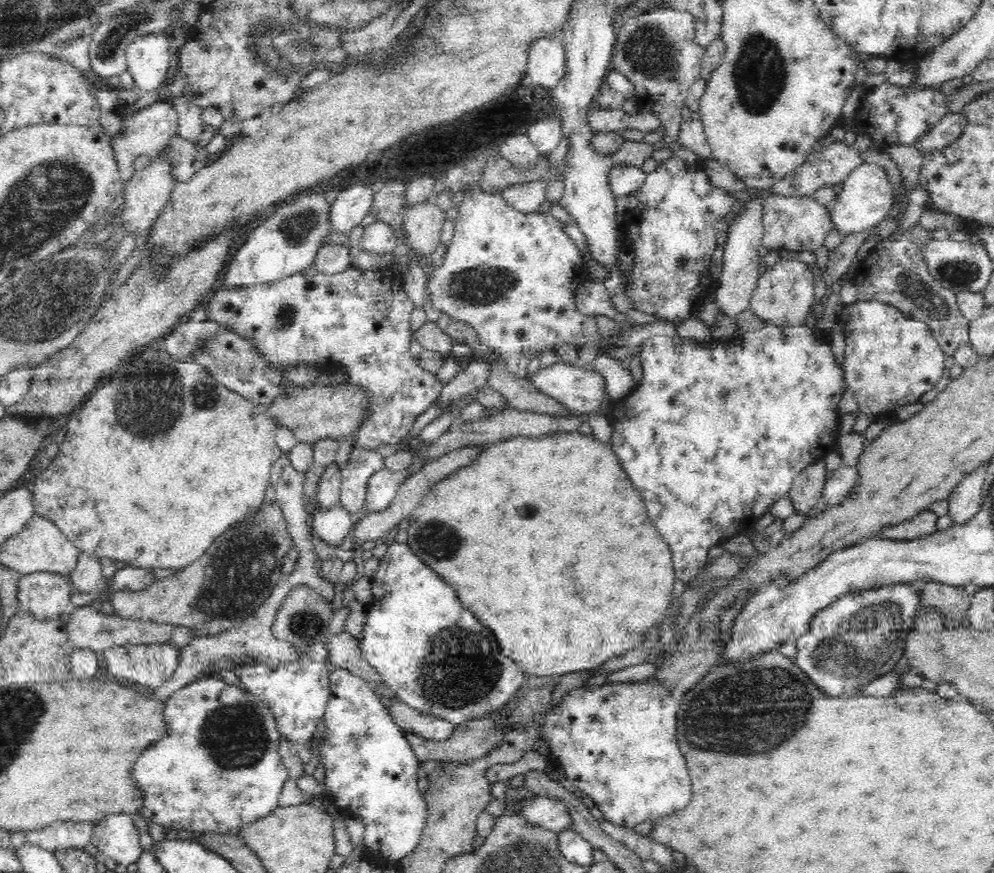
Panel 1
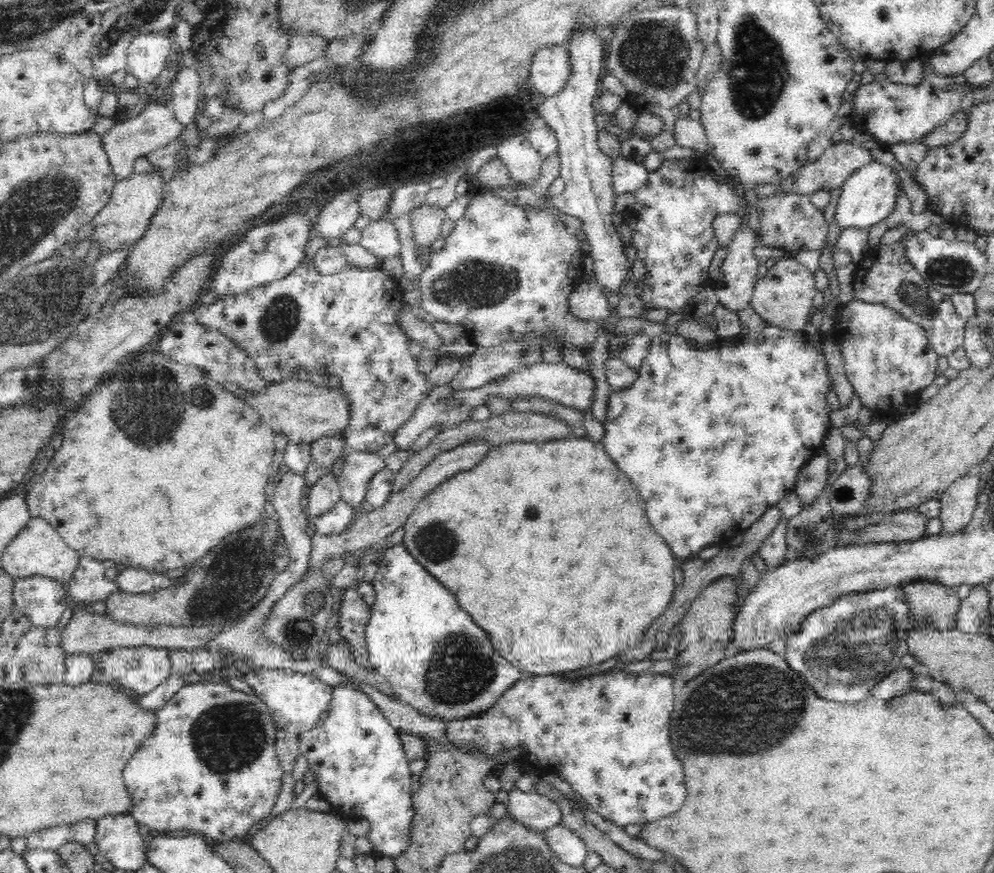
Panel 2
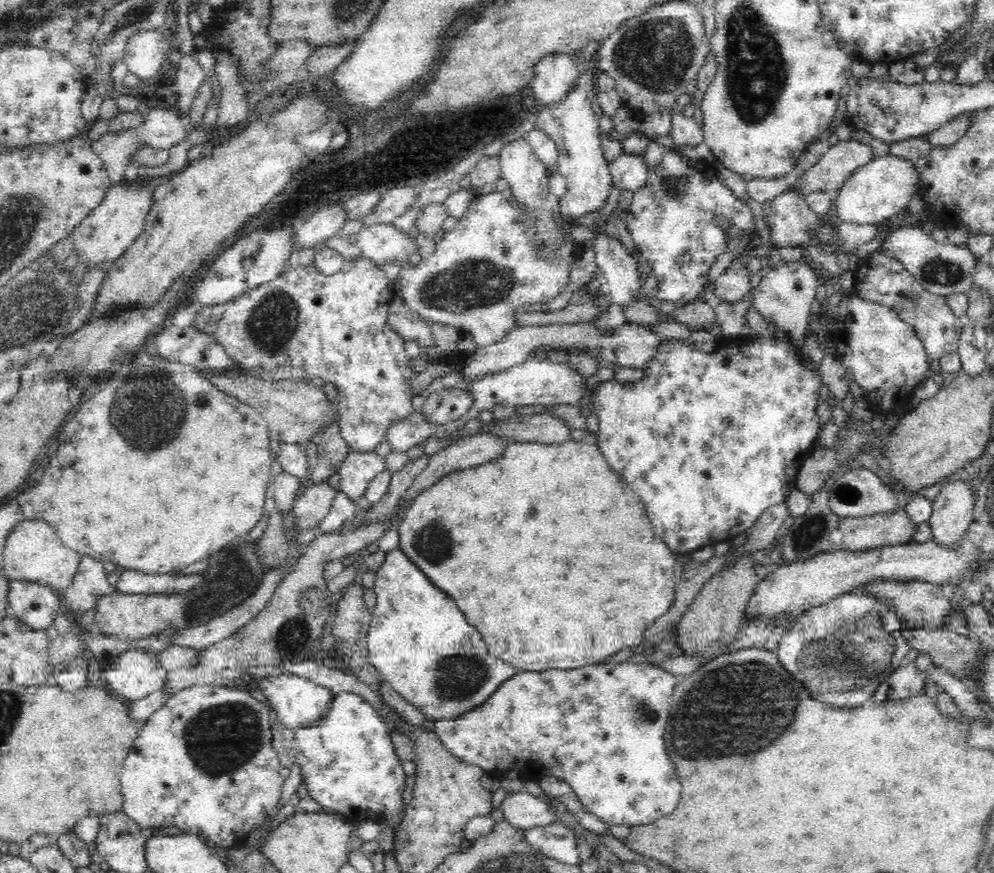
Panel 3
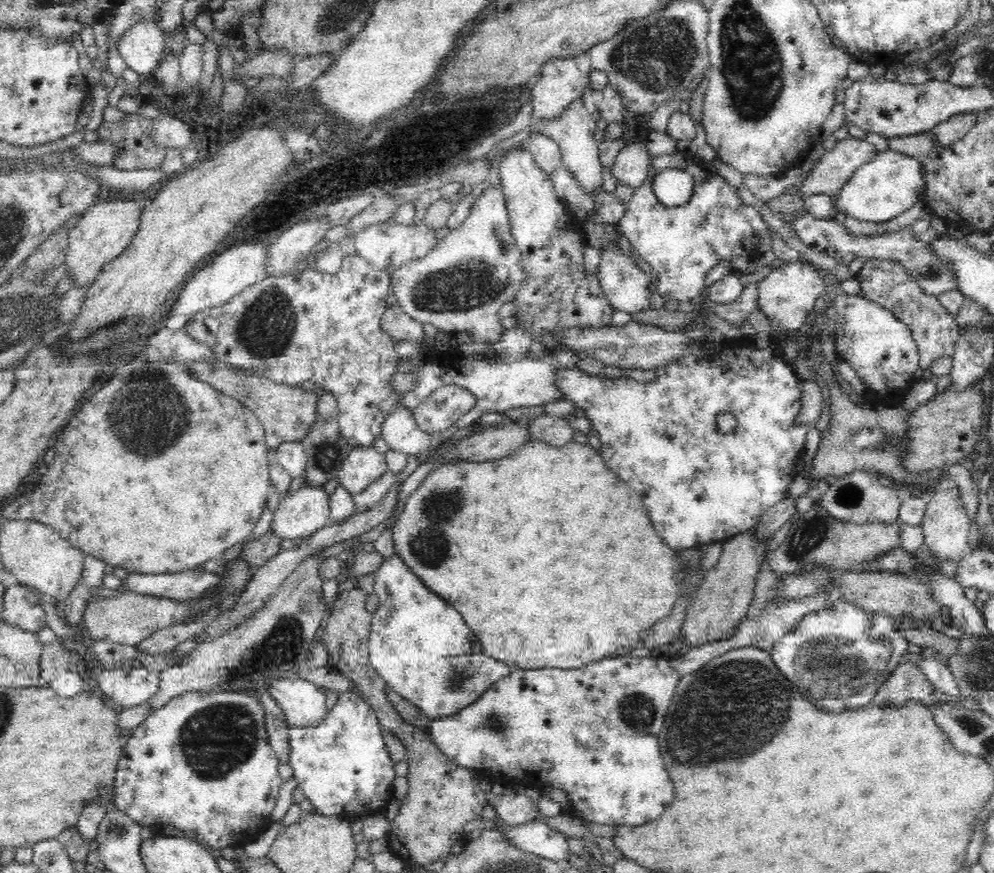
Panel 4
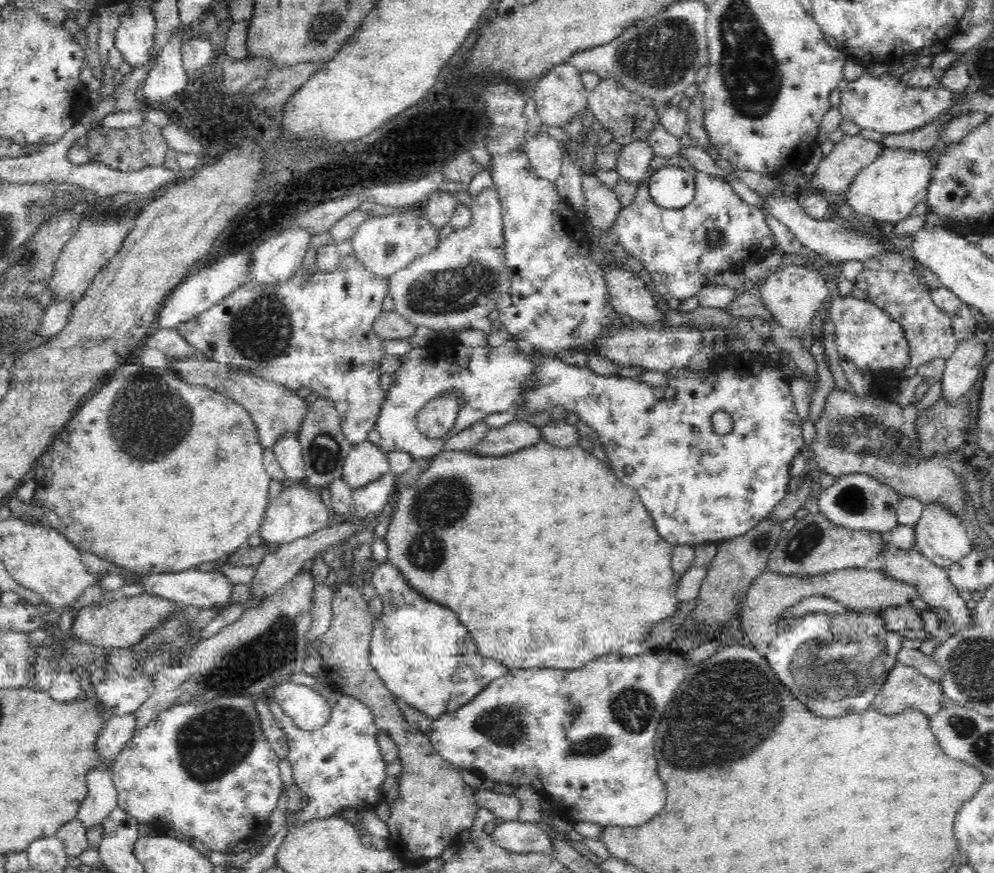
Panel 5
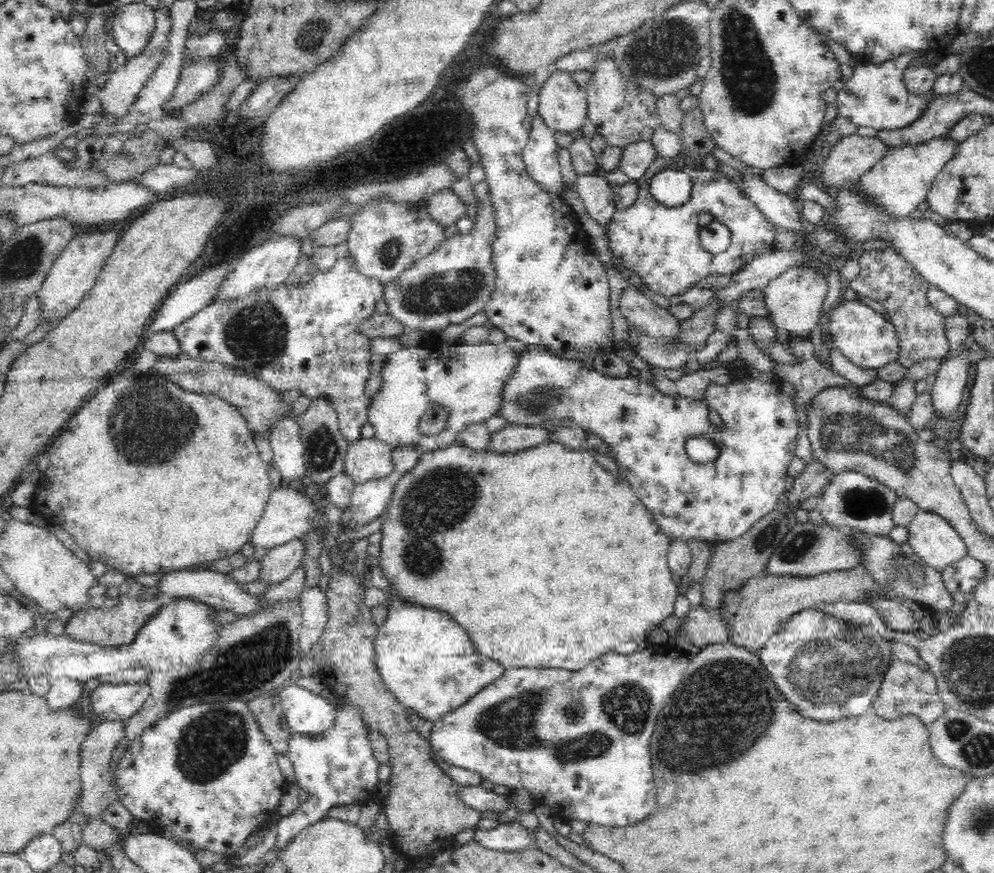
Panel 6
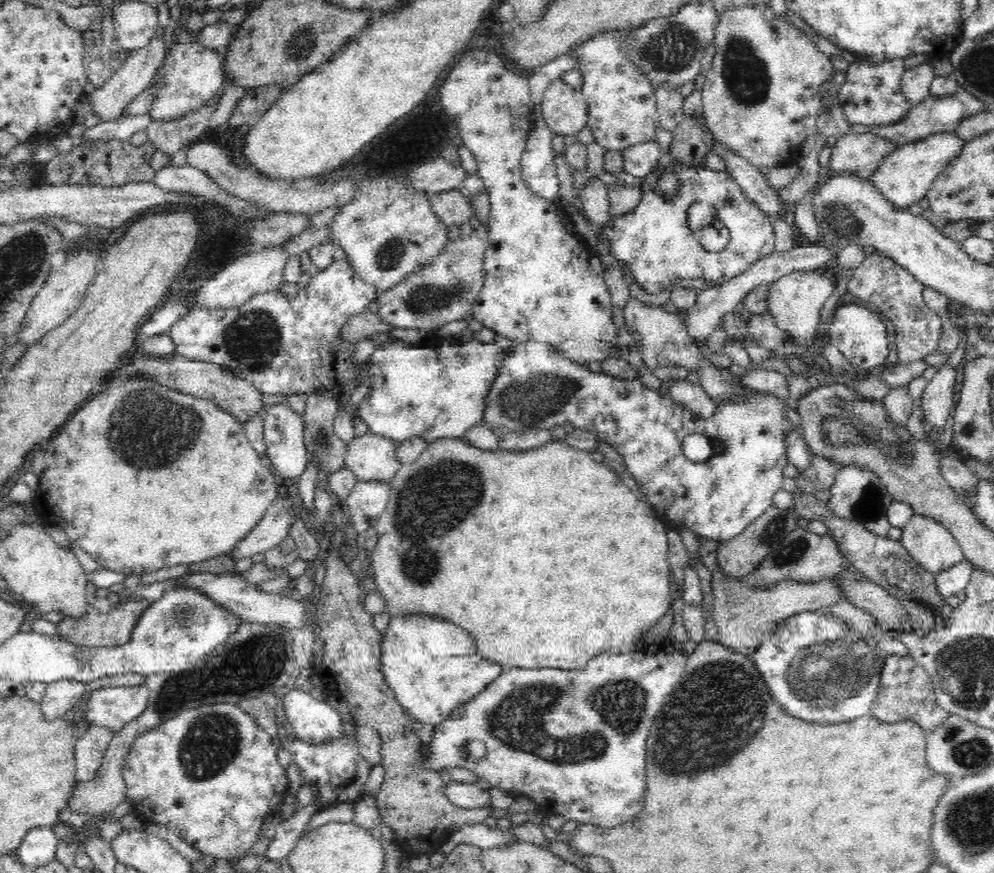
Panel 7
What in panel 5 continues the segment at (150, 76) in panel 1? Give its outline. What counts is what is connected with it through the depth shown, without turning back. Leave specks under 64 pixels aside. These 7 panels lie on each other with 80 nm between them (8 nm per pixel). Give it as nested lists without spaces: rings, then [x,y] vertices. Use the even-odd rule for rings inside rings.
[[[134,6],[120,16],[115,32],[115,47],[123,60],[134,68],[146,68],[153,59],[156,46],[156,23],[148,6]]]

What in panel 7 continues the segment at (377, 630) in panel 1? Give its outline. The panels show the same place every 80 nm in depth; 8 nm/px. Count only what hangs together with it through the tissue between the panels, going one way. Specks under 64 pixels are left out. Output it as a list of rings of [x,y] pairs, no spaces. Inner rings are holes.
[[[398,613],[392,615],[379,642],[379,666],[383,679],[394,691],[397,701],[411,718],[436,726],[450,712],[473,699],[504,671],[496,662],[474,662],[476,646],[470,634],[456,624],[432,613]],[[468,658],[468,660],[466,660]],[[462,668],[462,674],[458,672]],[[492,674],[492,676],[484,676]],[[482,676],[482,678],[480,678]]]

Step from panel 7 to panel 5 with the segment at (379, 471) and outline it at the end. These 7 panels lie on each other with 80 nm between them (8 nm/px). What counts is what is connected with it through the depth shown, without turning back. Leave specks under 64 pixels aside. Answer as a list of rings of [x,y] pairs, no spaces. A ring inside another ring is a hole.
[[[366,440],[352,446],[343,464],[341,479],[354,491],[390,471],[386,451]]]

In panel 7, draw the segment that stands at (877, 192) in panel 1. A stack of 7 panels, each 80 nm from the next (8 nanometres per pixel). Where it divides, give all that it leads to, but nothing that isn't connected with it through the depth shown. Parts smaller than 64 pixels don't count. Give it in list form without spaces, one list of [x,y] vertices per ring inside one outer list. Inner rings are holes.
[[[955,131],[936,133],[920,140],[910,142],[894,149],[878,165],[878,168],[869,176],[871,186],[887,200],[891,206],[906,210],[927,197],[929,188],[934,184],[946,165],[954,160],[961,151],[964,140],[956,136]]]

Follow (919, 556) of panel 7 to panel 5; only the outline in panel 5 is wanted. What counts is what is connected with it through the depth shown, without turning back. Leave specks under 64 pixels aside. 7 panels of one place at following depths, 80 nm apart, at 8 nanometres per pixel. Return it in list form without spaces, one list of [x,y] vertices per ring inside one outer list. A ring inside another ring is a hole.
[[[940,501],[925,504],[922,516],[913,528],[916,535],[915,545],[920,548],[922,554],[938,566],[948,568],[974,549],[972,538],[968,536],[965,518],[954,513],[950,507],[946,507]]]

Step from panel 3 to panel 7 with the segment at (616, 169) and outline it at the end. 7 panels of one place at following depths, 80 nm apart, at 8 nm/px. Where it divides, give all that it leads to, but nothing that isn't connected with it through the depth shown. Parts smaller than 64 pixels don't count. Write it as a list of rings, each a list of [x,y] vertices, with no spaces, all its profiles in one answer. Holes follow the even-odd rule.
[[[655,141],[629,146],[623,150],[623,172],[644,178],[648,173],[654,172],[661,154]]]

